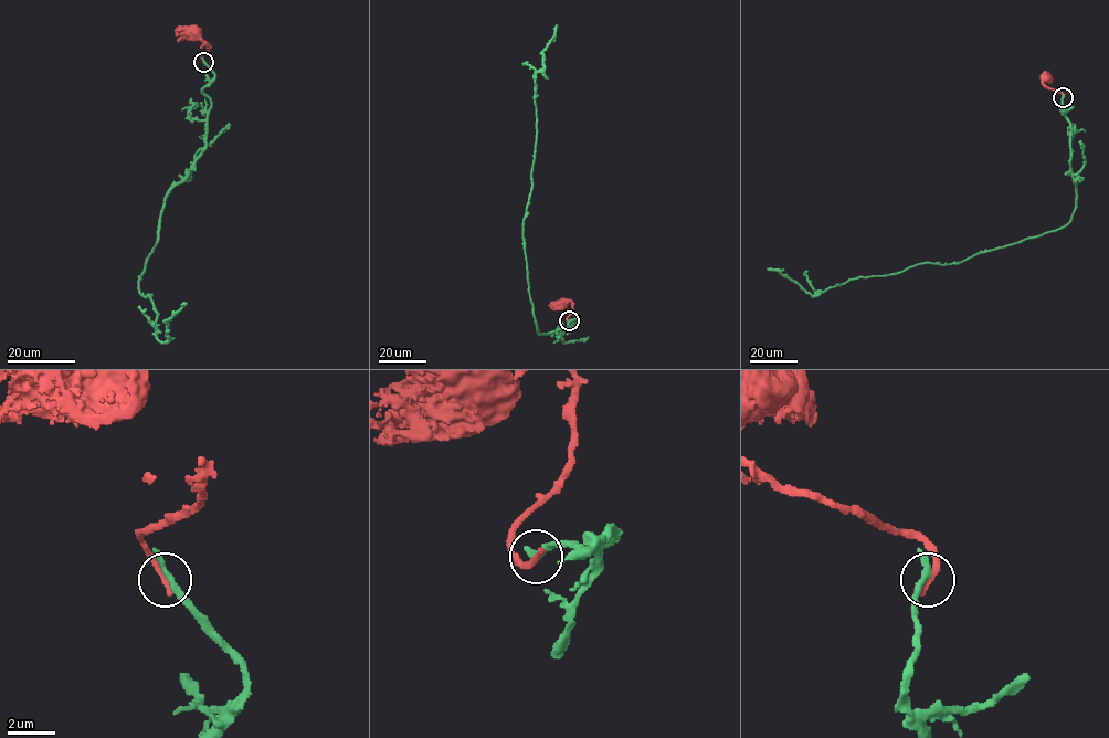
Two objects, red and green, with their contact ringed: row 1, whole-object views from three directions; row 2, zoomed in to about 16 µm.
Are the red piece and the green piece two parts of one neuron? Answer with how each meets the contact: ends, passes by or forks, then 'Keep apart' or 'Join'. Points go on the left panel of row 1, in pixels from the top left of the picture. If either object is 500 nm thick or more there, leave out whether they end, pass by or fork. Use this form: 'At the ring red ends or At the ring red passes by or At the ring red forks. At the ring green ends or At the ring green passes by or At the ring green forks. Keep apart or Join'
At the ring red ends. At the ring green passes by. Keep apart

